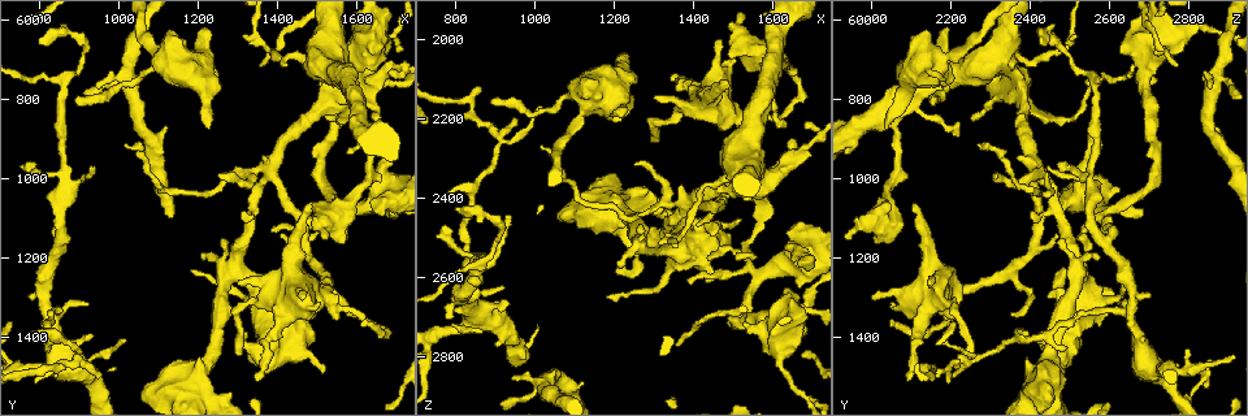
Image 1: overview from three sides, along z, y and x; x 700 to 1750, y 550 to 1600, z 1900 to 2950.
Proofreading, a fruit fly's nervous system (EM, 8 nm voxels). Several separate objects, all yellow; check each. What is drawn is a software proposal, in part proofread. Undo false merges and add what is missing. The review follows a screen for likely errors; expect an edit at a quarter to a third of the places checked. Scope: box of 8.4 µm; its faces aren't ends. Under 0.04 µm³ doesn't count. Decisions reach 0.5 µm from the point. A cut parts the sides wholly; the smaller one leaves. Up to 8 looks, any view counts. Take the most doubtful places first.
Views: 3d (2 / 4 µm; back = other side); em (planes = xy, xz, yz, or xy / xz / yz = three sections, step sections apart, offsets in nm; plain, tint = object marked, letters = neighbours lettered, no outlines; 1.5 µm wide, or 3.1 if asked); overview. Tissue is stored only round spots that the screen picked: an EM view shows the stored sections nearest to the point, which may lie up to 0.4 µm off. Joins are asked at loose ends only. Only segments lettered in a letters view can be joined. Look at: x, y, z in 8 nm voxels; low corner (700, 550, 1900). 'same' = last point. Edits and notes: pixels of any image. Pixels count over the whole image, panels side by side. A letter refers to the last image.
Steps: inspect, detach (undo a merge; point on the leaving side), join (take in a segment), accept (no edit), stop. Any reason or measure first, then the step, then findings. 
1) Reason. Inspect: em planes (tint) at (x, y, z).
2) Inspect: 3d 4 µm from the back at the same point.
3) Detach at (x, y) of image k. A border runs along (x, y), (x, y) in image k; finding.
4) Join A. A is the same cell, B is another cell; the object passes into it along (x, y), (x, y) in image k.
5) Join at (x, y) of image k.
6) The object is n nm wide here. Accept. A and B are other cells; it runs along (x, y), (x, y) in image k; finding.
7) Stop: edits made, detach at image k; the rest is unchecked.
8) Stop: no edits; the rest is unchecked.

Calibre changes. Inspect: em planes (letters) at (1140, 710, 2165).

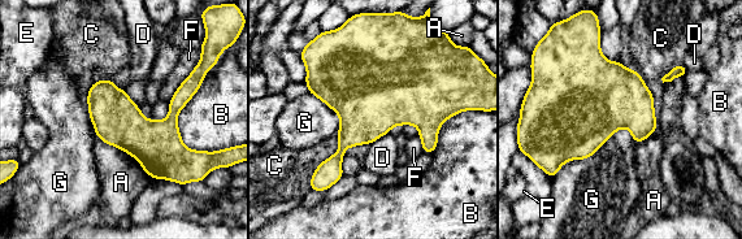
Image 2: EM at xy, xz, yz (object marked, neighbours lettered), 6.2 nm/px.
The object is 300 nm wide here. Accept. A, B, C, D, E, F and G are other cells; all the same neuron.

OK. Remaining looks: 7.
Thin end. Inspect: 3d 2 µm at (1500, 760, 2555).

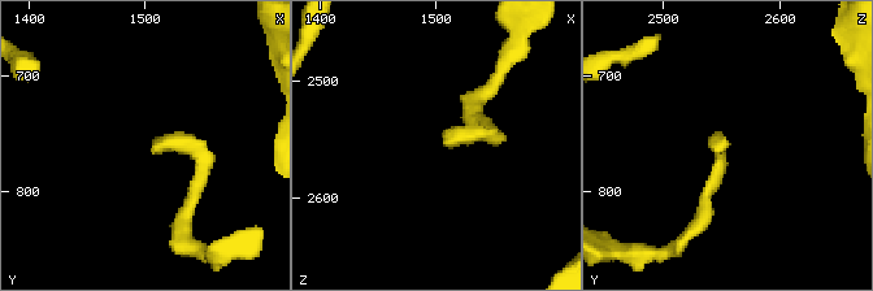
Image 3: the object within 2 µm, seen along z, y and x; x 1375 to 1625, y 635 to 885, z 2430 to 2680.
Need the tissue. Inspect: em xy step 8 (tint) at (1508, 764, 2552).

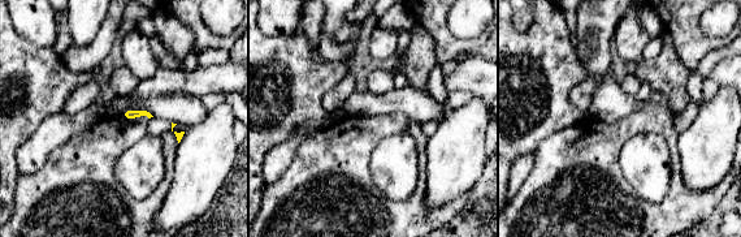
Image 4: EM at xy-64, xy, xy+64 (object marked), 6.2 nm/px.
Another direction. Inspect: em planes (letters) at the same point.

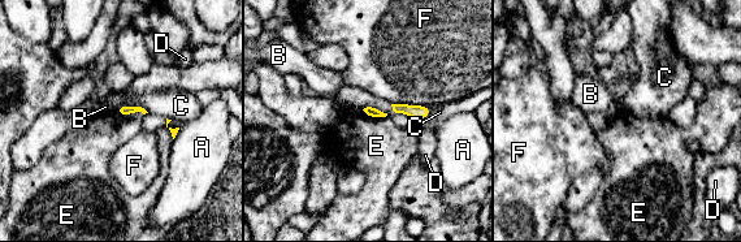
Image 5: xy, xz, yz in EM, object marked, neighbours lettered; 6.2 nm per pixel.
The longest contact is with F, 260 nm. Accept. A, B, C, D, E and F are other cells; a border runs along (115, 111), (121, 115), (143, 115) in image 5; no lettered segment goes on from it.

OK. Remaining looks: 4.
Thin end. Inspect: em planes (letters) at (780, 985, 2480).

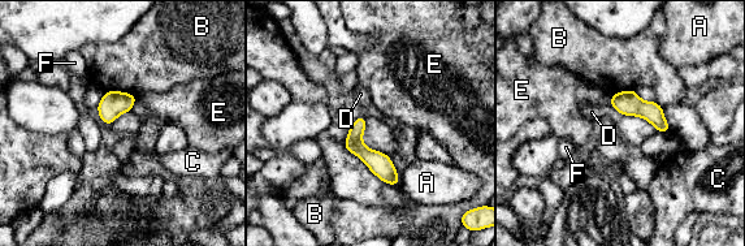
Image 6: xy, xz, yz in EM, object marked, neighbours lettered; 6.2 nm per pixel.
Accept. A, B, C, D, E and F are other cells; it runs along (360, 120), (358, 145), (395, 182) in image 6; no lettered segment goes on from it.

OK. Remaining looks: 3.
Stop: no edits; the rest is unchecked.

